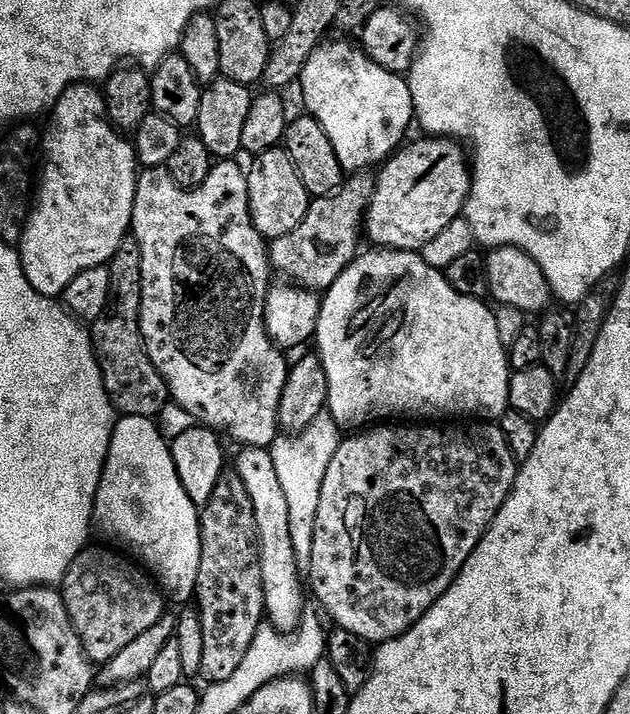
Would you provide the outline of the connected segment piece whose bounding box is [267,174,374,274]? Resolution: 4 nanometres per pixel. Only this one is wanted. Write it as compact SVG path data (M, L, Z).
M356 174L345 179L340 185L339 192L330 196L315 197L314 202L309 203L307 210L304 211L302 222L296 225L296 229L267 245L269 269L301 268L304 272L332 272L331 274L343 272L358 255L356 243L359 242L360 236L362 240L362 225L368 211L368 202L372 198L373 187L374 180L371 175Z

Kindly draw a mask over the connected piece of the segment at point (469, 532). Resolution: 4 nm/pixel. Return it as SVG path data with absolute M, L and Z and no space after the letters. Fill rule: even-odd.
M384 422L379 426L368 426L363 430L357 431L349 438L341 439L338 446L338 454L334 454L334 458L330 461L330 470L326 470L326 478L322 482L322 498L318 498L318 518L316 519L316 525L314 526L314 538L310 542L310 548L312 548L312 576L316 580L320 580L321 596L318 599L318 604L321 609L324 608L333 616L337 621L337 625L343 626L346 630L351 632L357 630L365 630L364 628L376 628L376 632L380 635L380 638L391 638L394 636L402 636L405 632L410 631L411 628L416 625L426 614L426 610L430 610L430 606L434 606L434 602L438 602L438 598L442 598L442 594L446 594L446 590L454 582L454 578L462 570L462 566L466 562L466 558L470 558L470 554L474 550L474 546L478 546L478 542L481 538L488 533L488 525L494 522L494 518L498 514L498 510L506 502L506 498L512 492L512 487L516 481L516 474L518 471L518 460L512 457L512 448L508 445L508 440L504 437L504 432L499 427L501 426L496 422L456 422L453 428L440 428L444 426L437 426L432 422L424 422L419 426L409 426L404 422Z

